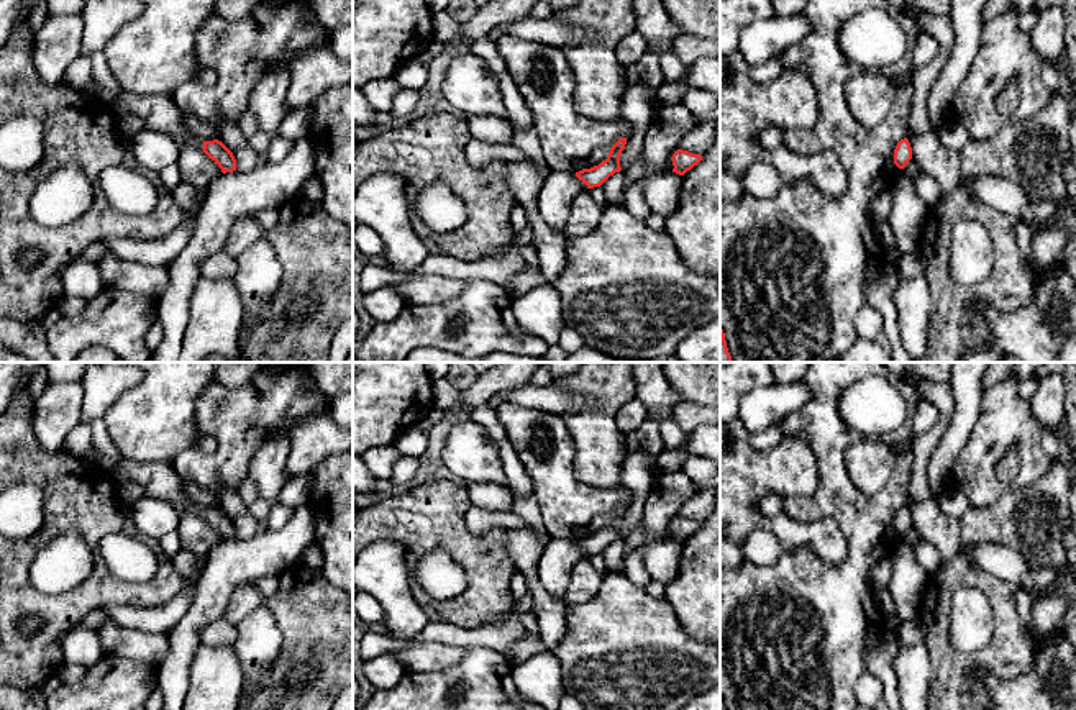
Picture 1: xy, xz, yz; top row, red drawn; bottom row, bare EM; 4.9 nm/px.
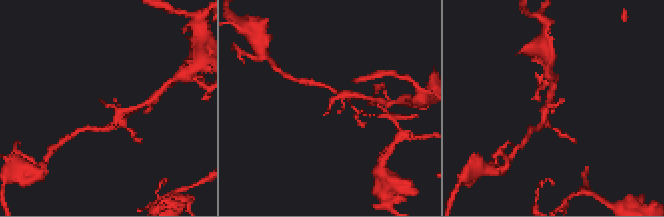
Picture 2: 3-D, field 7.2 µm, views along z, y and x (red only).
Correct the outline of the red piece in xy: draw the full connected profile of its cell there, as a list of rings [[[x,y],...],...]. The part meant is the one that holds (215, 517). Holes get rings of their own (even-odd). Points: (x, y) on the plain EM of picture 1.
[[[218,507],[203,508],[203,520],[218,531],[223,541],[236,538],[233,520]]]

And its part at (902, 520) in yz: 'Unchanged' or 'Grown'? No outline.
Unchanged

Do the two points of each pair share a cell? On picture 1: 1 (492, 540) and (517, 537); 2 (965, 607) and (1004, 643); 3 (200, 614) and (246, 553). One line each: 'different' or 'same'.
1: different
2: different
3: same

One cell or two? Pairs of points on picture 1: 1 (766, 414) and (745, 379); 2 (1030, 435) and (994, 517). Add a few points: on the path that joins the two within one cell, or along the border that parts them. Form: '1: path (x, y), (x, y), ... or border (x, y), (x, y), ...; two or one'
1: border (773, 382), (752, 387), (740, 400), (737, 418); two
2: border (1042, 476), (971, 507); two

